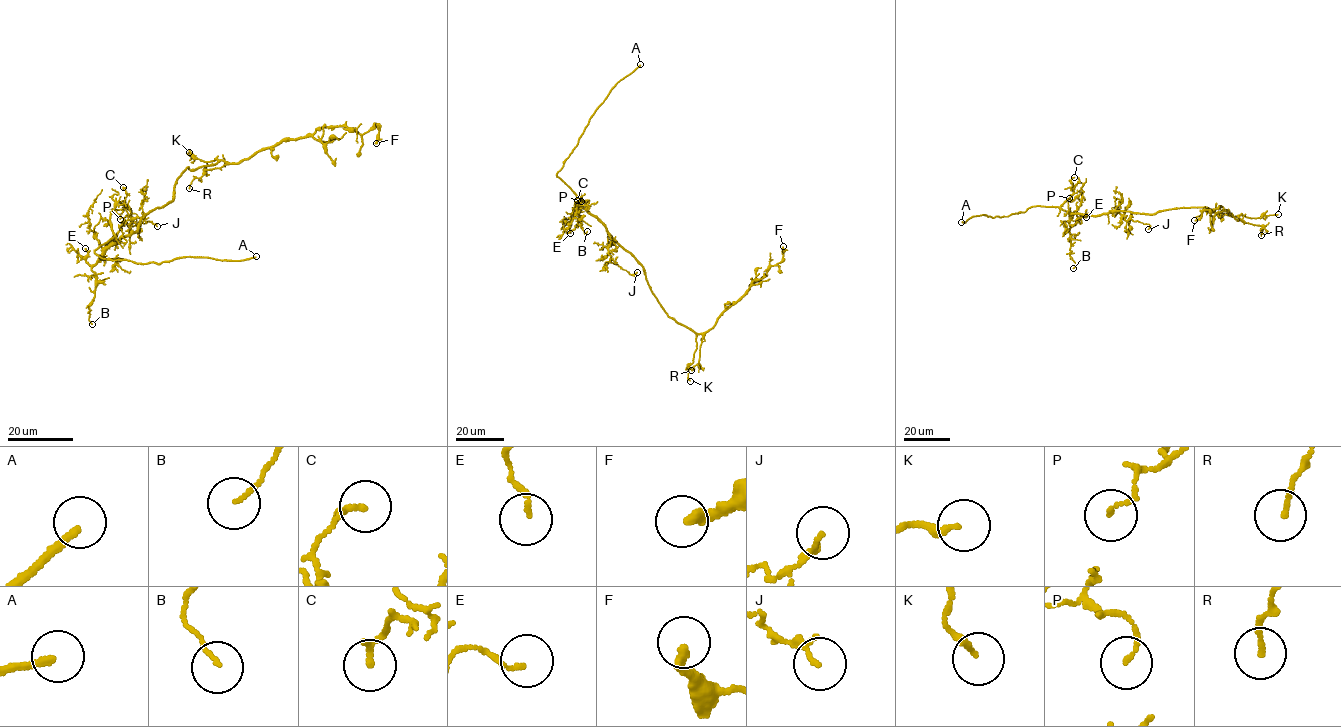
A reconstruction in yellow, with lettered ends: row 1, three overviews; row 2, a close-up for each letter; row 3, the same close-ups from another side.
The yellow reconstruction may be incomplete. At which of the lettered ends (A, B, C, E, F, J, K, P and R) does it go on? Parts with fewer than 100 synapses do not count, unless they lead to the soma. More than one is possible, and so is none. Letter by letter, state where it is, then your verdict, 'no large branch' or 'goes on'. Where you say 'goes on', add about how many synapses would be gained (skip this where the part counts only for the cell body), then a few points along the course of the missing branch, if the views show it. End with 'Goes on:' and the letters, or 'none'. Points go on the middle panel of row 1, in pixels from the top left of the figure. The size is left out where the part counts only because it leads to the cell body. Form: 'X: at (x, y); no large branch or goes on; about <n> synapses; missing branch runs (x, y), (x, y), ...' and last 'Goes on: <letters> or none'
A: at (640, 64); goes on; missing branch runs (640, 64), (645, 50), (642, 41)
B: at (587, 231); no large branch
C: at (577, 200); no large branch
E: at (570, 233); no large branch
F: at (783, 246); no large branch
J: at (637, 272); no large branch
K: at (690, 381); no large branch
P: at (581, 201); no large branch
R: at (691, 370); no large branch
Goes on: A

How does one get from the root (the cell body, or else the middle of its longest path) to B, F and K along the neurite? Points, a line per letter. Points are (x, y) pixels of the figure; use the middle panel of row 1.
B: (634, 257), (610, 236), (606, 227), (596, 217), (582, 208), (573, 218), (580, 220), (584, 233), (587, 231)
F: (634, 257), (667, 314), (698, 334), (712, 328), (768, 268), (781, 262), (783, 246)
K: (634, 257), (667, 314), (696, 334), (696, 348), (688, 369), (690, 381)

